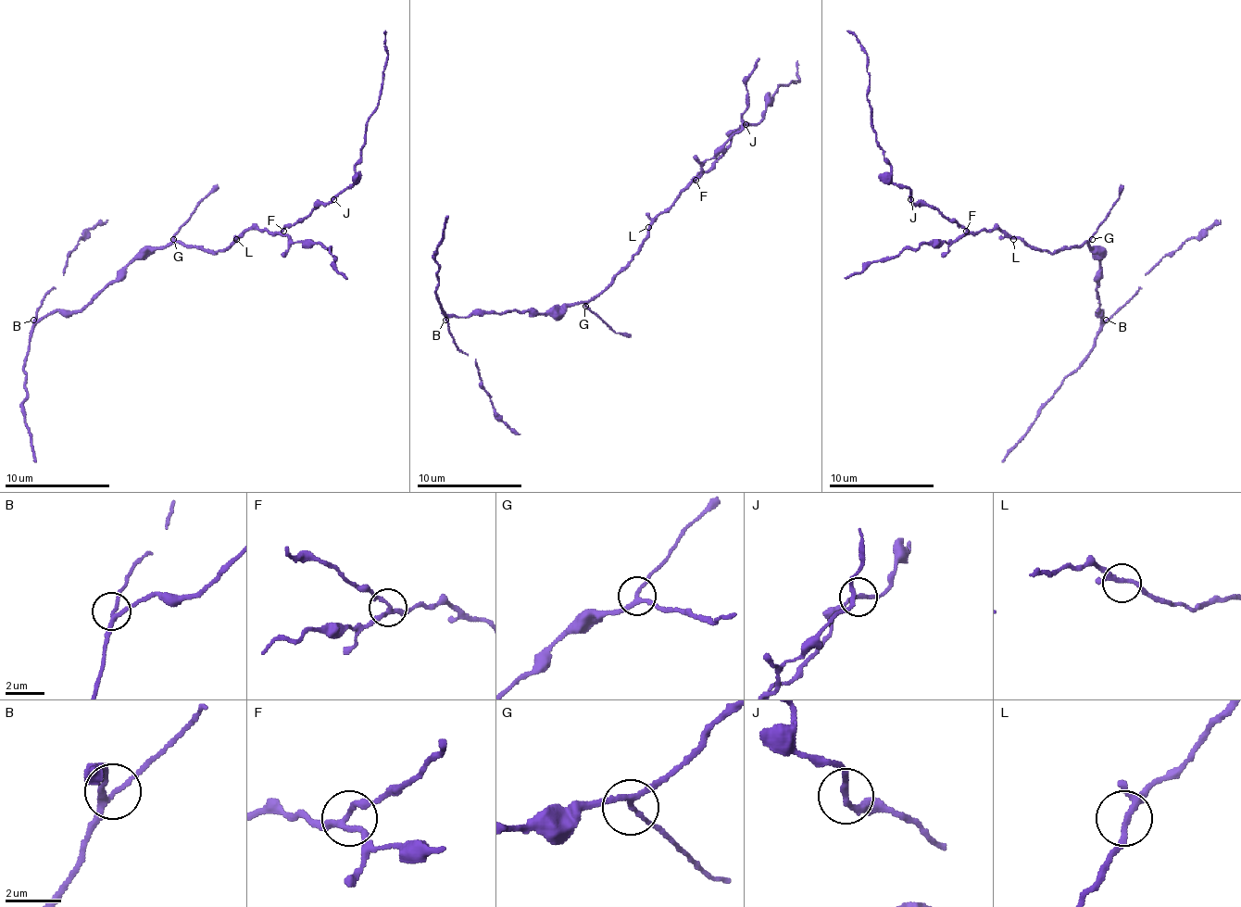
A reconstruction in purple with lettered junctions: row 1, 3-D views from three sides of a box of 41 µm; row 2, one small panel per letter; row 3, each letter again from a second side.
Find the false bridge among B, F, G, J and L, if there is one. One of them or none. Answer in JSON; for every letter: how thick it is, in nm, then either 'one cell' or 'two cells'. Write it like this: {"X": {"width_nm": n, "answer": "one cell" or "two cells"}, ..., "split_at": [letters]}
{"B": {"width_nm": 190, "answer": "one cell"}, "F": {"width_nm": 180, "answer": "one cell"}, "G": {"width_nm": 180, "answer": "one cell"}, "J": {"width_nm": 180, "answer": "one cell"}, "L": {"width_nm": 200, "answer": "one cell"}, "split_at": []}

